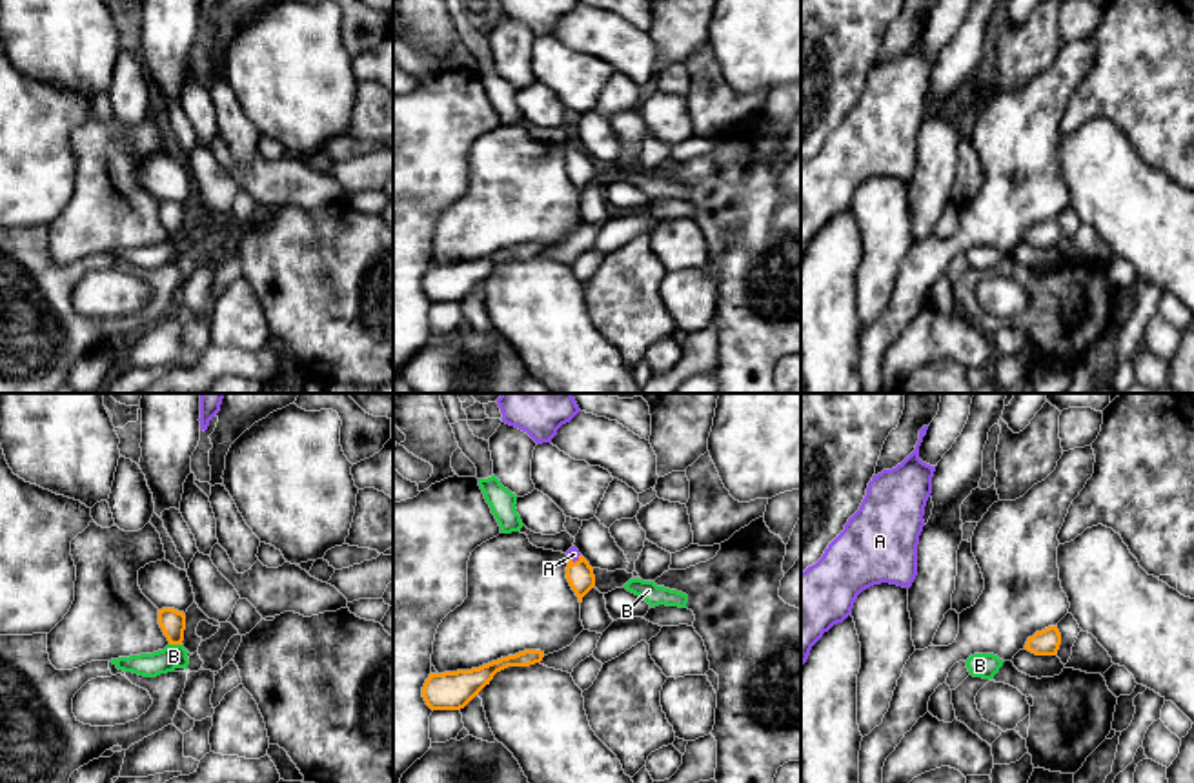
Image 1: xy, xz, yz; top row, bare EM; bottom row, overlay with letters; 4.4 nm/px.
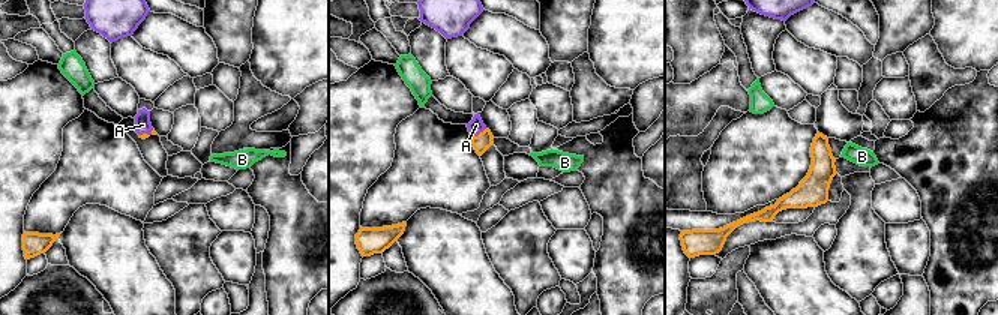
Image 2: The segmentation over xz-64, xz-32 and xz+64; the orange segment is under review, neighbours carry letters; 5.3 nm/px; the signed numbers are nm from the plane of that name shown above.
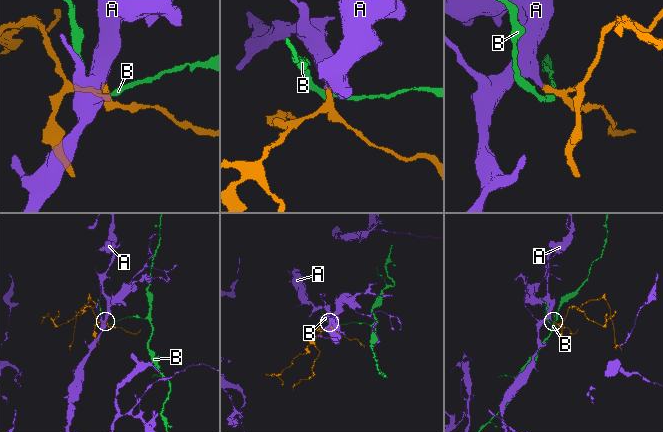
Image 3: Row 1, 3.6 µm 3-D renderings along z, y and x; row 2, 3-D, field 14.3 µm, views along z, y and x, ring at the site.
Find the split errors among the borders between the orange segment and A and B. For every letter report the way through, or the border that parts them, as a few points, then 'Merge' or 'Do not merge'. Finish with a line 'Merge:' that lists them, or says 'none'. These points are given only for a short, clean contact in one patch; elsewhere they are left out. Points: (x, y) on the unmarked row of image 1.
A: Path across: xz (579, 166), (572, 153), (574, 146). Merge
B: Boundary: xy (170, 235), (181, 237). Do not merge
Merge: A

